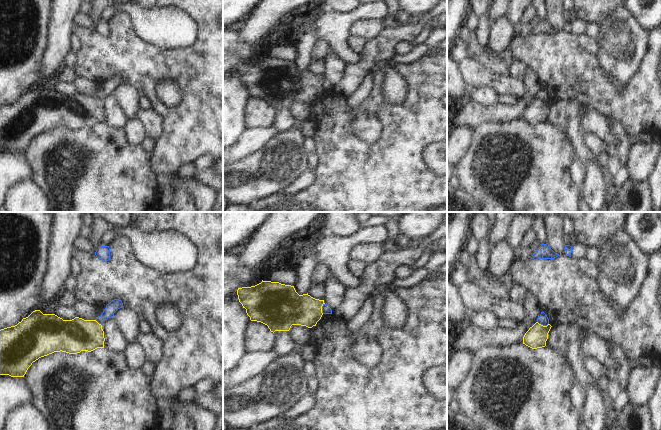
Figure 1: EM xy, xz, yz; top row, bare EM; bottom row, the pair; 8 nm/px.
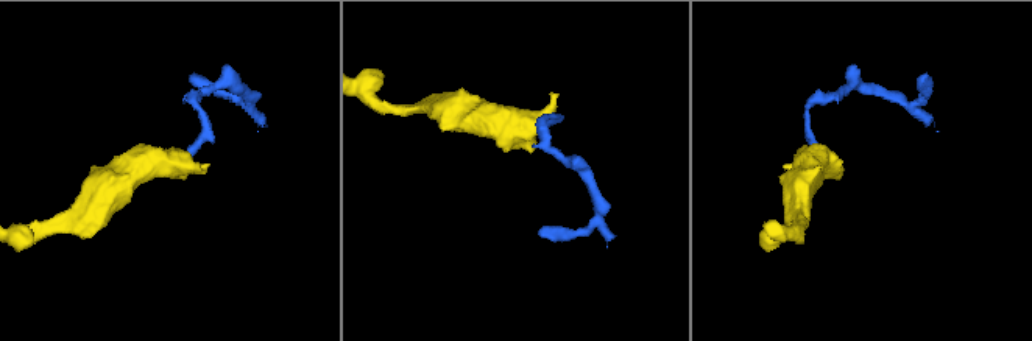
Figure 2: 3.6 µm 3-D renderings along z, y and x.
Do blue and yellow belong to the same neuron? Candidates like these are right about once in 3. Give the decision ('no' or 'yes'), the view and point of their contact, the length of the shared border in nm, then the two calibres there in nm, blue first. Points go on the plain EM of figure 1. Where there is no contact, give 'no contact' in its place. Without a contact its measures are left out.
no | yz (543, 101) | 100 nm | 80/170 nm

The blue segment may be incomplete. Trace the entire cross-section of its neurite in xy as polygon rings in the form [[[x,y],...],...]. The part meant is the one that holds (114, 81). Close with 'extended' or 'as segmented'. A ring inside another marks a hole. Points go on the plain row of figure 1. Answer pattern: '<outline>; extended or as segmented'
[[[119,75],[112,76],[109,80],[106,81],[103,89],[100,92],[96,93],[96,97],[102,101],[105,96],[113,93],[114,89],[120,84],[123,84],[122,77]]]; as segmented

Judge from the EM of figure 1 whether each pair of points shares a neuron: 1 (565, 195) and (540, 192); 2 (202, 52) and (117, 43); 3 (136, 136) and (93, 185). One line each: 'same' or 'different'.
1: same
2: same
3: different

